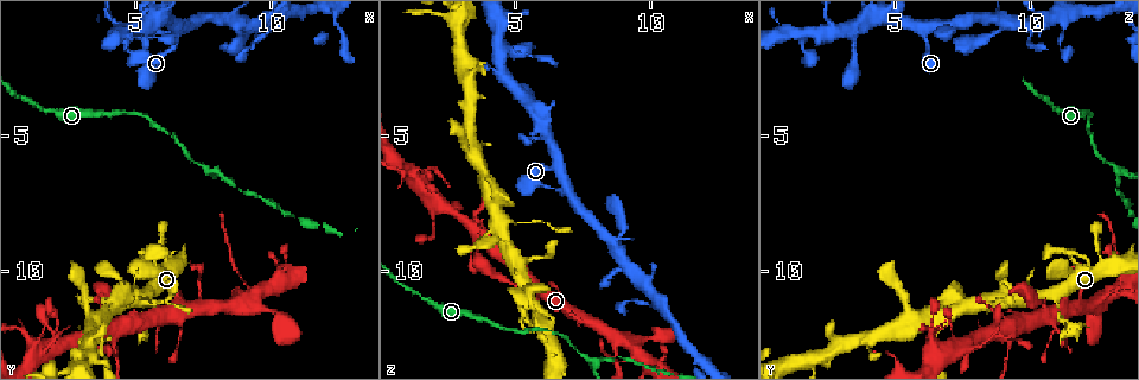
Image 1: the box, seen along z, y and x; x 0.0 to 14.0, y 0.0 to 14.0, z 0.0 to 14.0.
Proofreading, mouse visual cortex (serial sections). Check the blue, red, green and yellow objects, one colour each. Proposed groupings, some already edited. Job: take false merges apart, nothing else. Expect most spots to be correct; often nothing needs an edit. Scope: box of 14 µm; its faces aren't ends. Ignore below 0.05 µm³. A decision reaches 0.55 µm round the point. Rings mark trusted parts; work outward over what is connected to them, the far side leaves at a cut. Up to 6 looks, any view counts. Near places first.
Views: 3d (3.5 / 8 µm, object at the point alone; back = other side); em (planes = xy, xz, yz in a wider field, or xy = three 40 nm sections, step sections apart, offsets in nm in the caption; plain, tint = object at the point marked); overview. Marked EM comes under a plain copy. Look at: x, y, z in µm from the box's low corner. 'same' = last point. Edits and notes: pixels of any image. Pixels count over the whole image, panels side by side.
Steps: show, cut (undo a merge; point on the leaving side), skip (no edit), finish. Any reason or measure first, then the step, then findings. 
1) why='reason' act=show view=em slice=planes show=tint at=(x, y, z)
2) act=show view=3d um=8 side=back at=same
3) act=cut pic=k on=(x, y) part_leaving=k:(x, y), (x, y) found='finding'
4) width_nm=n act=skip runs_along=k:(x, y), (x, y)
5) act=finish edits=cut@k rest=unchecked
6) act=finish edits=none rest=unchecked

act=show view=3d um=3.5 at=(1.7, 4.1, 11.0)

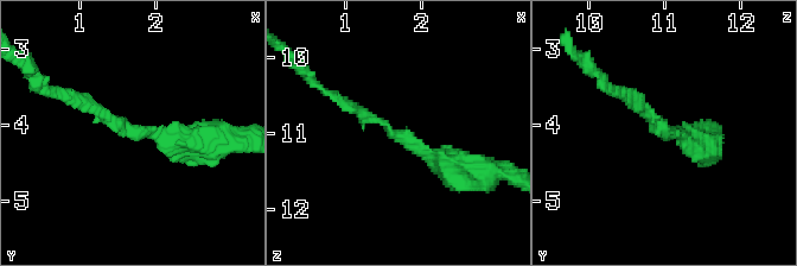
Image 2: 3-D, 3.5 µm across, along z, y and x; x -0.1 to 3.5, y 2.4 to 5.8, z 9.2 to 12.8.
arm_widths_nm=150,350 act=show view=em slice=xy step=2 show=tint at=(1.70, 4.10, 11.05)

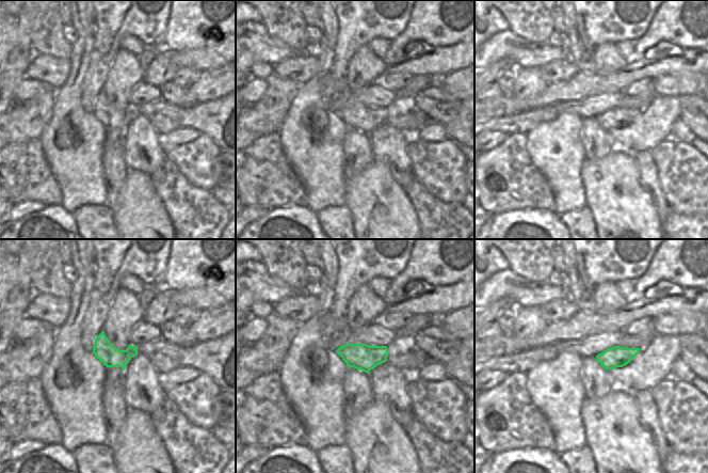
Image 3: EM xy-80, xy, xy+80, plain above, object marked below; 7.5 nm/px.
act=skip runs_along=2:(471, 171), (453, 171), (337, 97) found='continuous, no second cell'

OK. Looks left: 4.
why='thick turns thin' act=show view=3d um=3.5 at=(8.0, 6.4, 13.4)

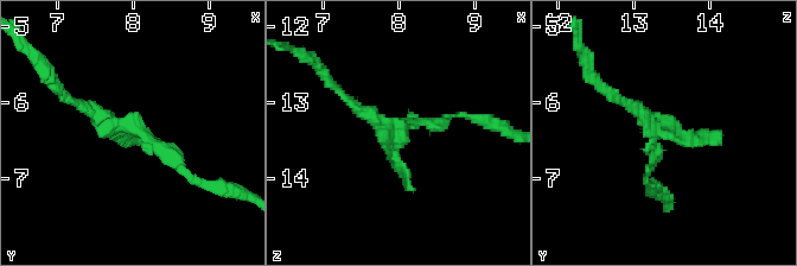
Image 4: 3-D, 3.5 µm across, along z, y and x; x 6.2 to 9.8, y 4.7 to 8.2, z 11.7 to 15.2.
act=show view=em slice=planes show=tint at=(8.00, 6.35, 13.35)

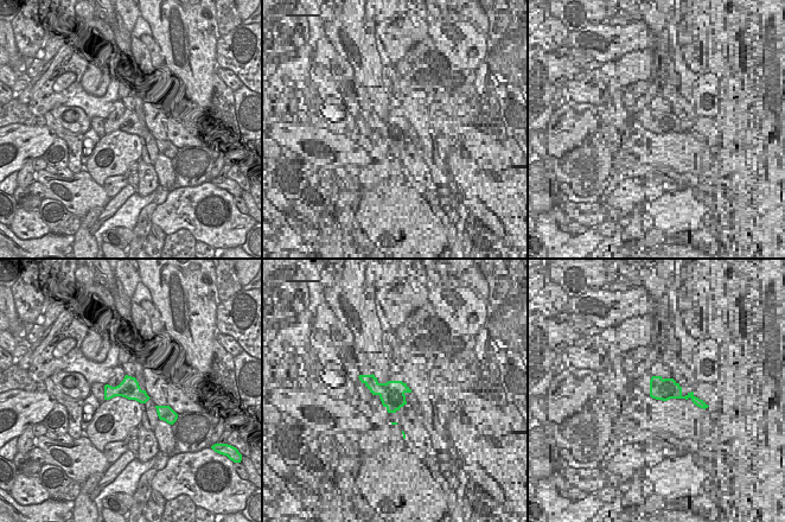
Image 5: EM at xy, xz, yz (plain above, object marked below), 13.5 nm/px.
act=show view=em slice=xy step=5 show=tint at=same

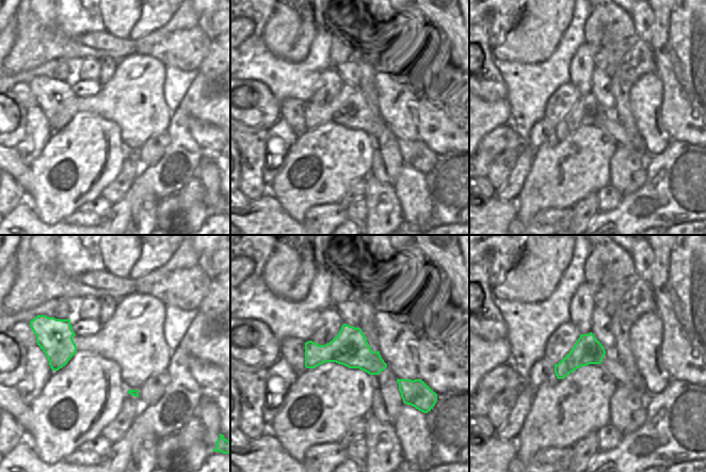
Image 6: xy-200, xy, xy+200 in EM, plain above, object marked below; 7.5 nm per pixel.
act=skip runs_along=4:(70, 100), (139, 130), (190, 173) found='all the same cell'

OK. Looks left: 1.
act=finish edits=none rest=unchecked

